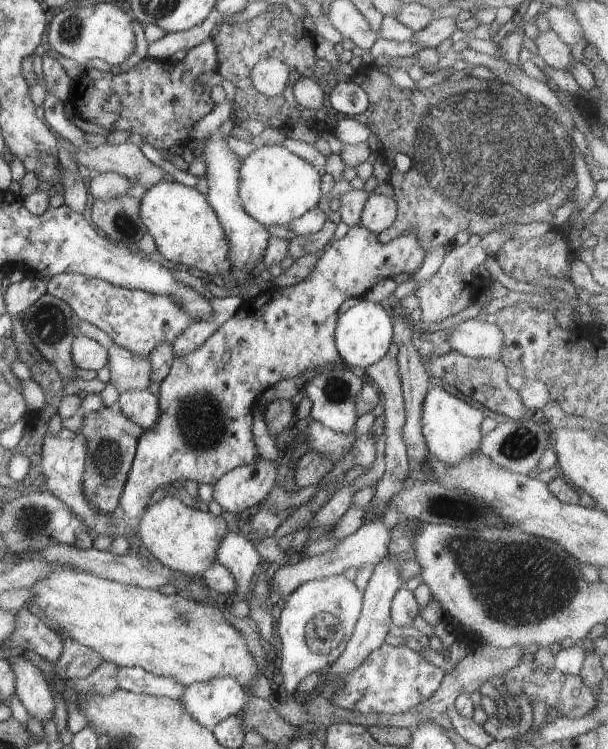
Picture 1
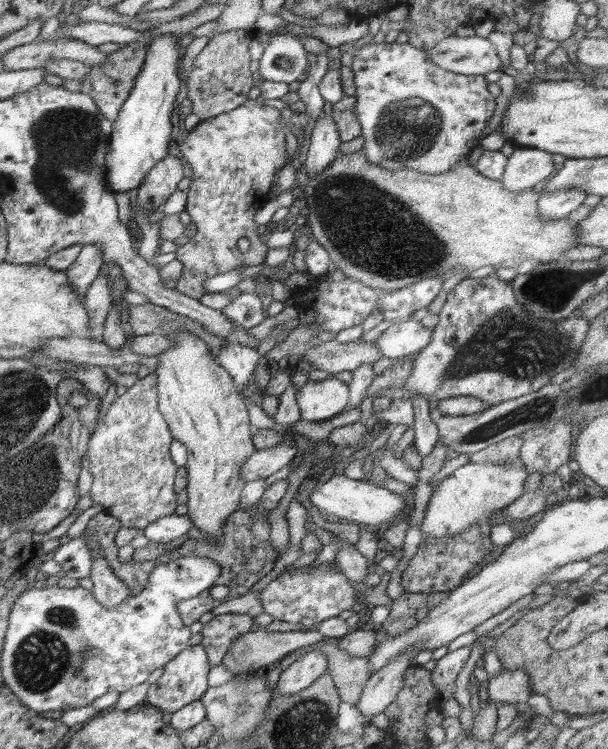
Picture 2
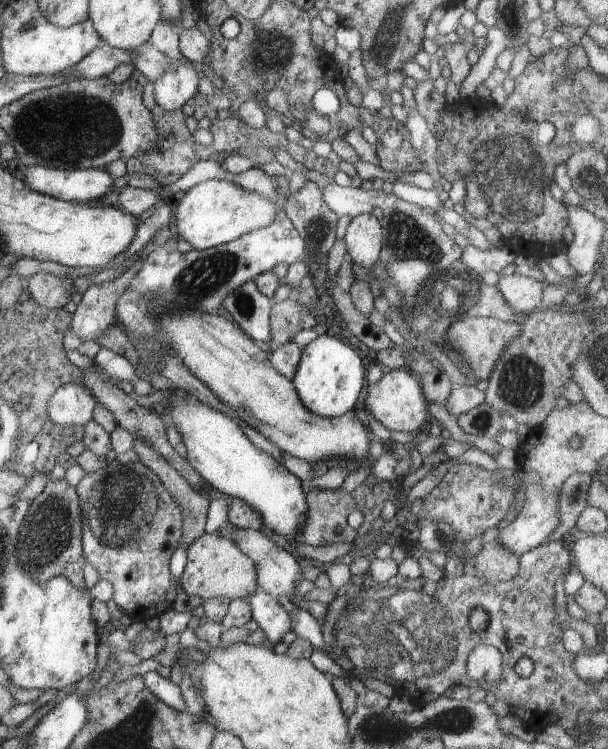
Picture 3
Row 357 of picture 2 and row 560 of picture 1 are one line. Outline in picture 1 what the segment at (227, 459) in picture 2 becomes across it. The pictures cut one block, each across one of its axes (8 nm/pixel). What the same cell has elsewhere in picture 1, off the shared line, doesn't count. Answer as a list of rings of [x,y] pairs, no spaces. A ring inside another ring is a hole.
[[[174,495],[150,504],[139,518],[138,525],[142,545],[156,560],[172,571],[198,577],[216,562],[216,550],[222,536],[228,532],[222,516],[189,508]]]

